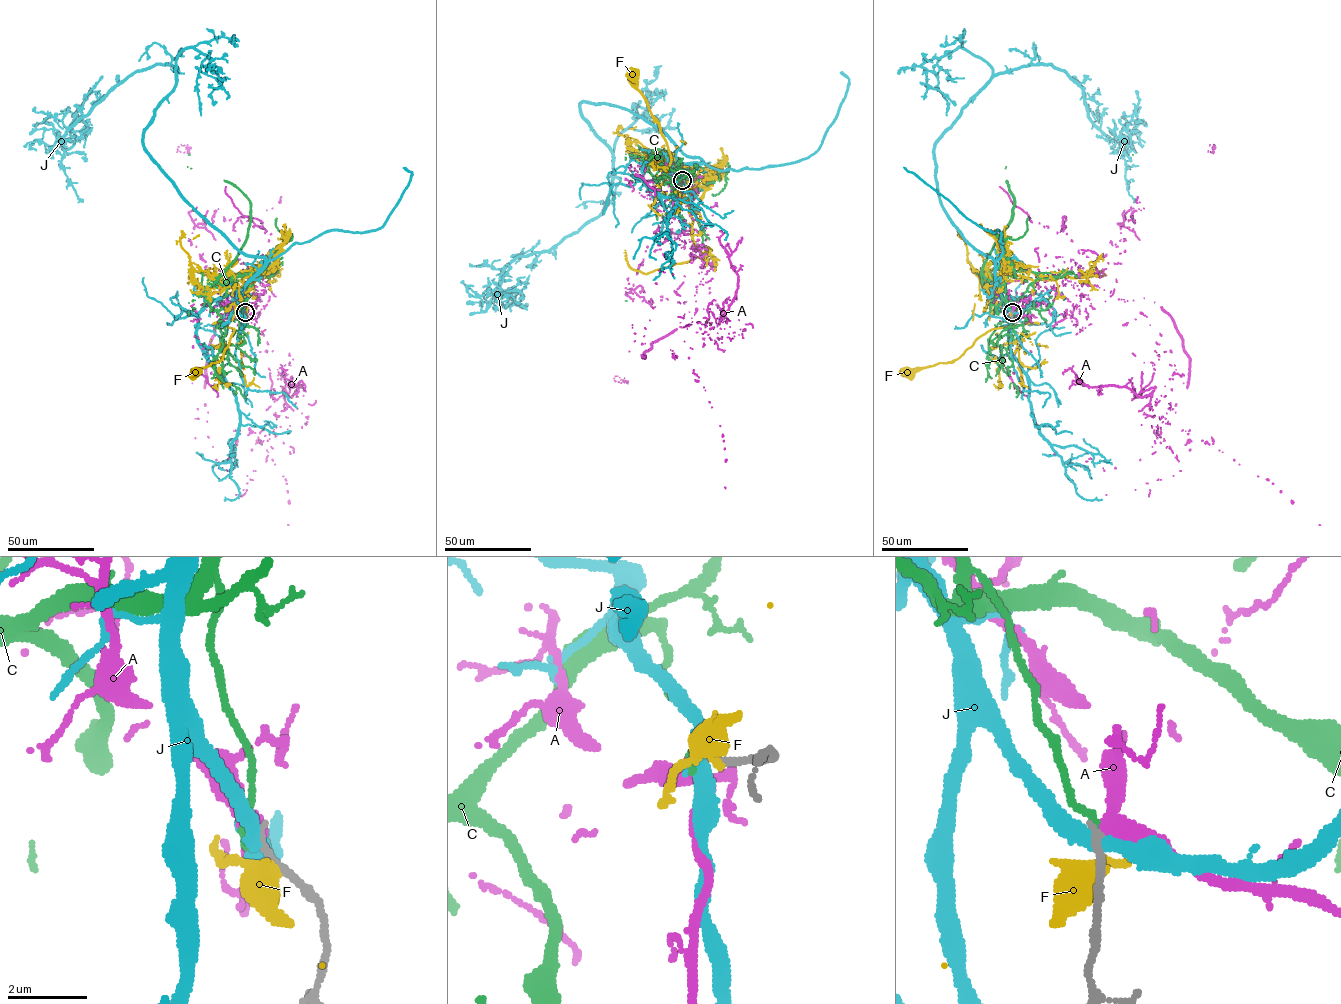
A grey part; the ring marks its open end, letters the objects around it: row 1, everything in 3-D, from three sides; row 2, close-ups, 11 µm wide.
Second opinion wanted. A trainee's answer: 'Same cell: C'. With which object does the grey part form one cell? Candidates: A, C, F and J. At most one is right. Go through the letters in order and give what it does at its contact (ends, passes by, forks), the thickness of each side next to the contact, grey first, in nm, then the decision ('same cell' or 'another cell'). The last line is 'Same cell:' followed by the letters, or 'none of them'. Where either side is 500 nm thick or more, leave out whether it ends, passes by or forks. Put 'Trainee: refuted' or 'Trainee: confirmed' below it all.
A: it passes by | 200/400 nm | same cell
C: it ends | 190/260 nm | another cell
F: it passes by | 260/440 nm | another cell
J: it passes by | 200/380 nm | another cell
Same cell: A
Trainee: refuted

